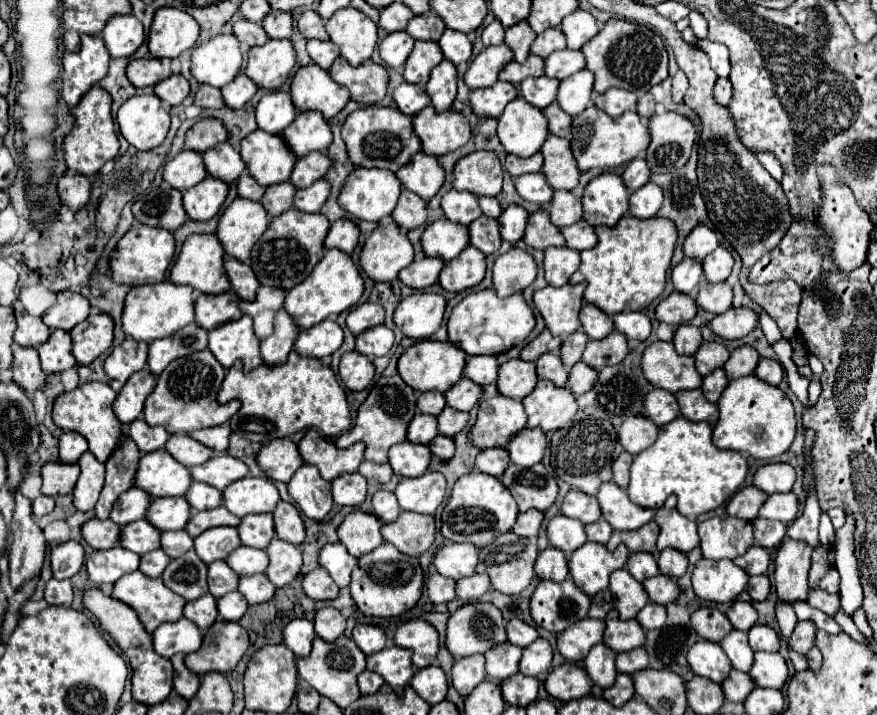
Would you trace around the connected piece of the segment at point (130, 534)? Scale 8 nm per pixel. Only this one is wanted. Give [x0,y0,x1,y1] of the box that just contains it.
[120,520,162,556]

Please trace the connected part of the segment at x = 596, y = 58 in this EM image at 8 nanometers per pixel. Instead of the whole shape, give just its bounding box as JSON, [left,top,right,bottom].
[582,20,668,94]

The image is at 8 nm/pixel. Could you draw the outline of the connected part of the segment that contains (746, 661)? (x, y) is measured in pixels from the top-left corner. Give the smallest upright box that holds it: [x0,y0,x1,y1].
[720,630,754,672]

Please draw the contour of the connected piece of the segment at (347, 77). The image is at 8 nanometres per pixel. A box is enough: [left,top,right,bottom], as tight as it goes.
[330,56,388,106]

